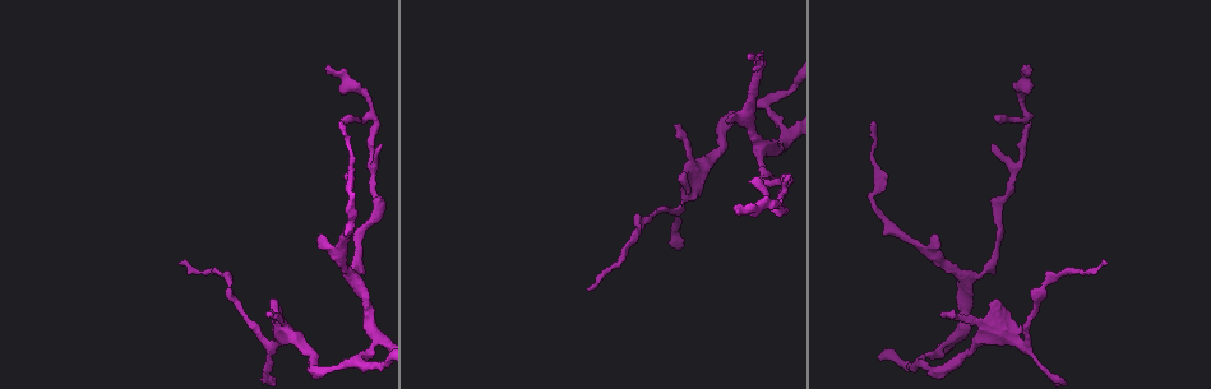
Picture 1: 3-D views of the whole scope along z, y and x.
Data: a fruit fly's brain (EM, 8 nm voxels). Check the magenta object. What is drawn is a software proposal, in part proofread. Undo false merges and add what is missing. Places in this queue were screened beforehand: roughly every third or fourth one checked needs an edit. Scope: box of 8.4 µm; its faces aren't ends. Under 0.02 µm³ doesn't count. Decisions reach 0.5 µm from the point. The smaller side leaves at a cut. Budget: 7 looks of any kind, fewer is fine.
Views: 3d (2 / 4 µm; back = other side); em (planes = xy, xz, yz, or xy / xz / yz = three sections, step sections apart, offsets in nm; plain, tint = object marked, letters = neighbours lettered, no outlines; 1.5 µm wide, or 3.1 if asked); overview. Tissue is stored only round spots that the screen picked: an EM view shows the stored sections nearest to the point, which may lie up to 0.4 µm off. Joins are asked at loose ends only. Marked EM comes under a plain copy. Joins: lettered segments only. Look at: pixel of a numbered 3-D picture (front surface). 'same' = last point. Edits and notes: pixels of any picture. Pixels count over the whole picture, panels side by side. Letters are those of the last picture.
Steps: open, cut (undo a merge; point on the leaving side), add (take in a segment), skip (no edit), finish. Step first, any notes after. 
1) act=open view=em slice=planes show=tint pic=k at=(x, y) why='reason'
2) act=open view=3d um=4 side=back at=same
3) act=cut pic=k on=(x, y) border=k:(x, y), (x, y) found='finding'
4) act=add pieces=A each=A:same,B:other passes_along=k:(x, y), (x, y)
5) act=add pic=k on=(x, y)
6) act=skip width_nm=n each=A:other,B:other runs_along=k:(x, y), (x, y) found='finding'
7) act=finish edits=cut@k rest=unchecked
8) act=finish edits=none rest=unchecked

act=open view=em slice=yz step=8 show=letters pic=1 at=(322, 236) why='an open end'

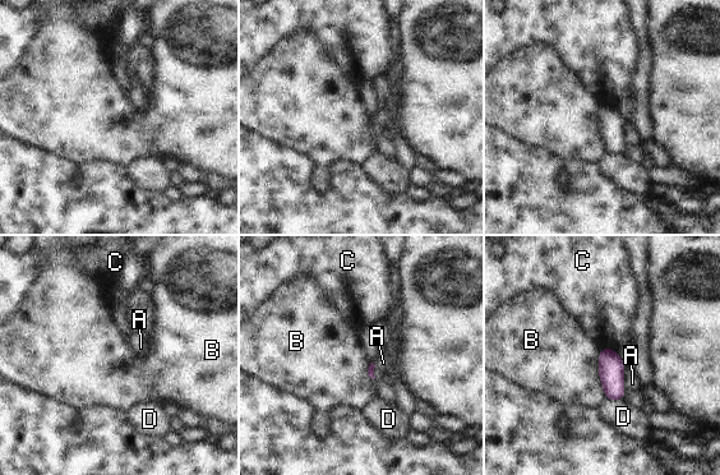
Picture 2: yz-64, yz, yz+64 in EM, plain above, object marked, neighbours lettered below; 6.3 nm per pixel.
act=skip each=A:other,B:other,C:other,D:other border=2:(601, 349), (612, 349), (617, 353) found='no lettered segment goes on from it'

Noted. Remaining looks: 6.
act=open view=3d um=4 pic=1 at=(588, 289) why='thin end'

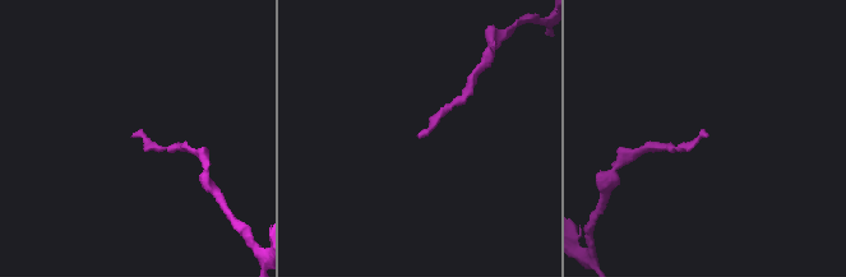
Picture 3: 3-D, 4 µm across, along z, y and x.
act=open view=em slice=planes show=letters pic=3 at=(708, 134) why='need the tissue'

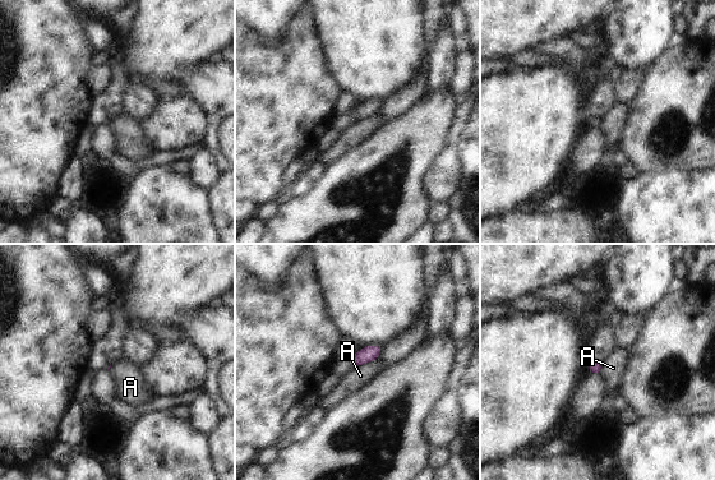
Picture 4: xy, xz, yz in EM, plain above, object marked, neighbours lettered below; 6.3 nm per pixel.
act=skip each=A:other border=4:(376, 359), (359, 364), (355, 368) found='no lettered segment goes on from it'

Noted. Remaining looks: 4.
act=open view=3d um=4 side=back pic=1 at=(1023, 69) why='thin end'

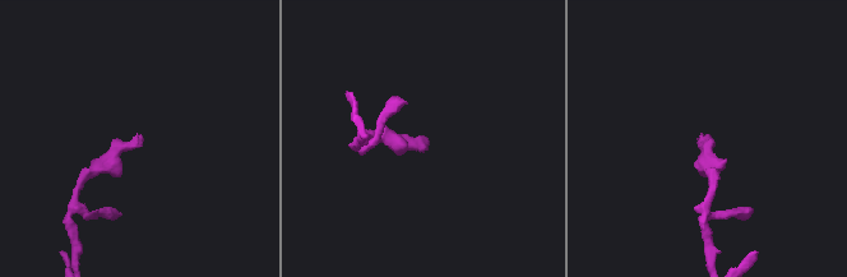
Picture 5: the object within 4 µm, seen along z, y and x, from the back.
act=open view=em slice=xy step=8 show=letters pic=5 at=(425, 138)

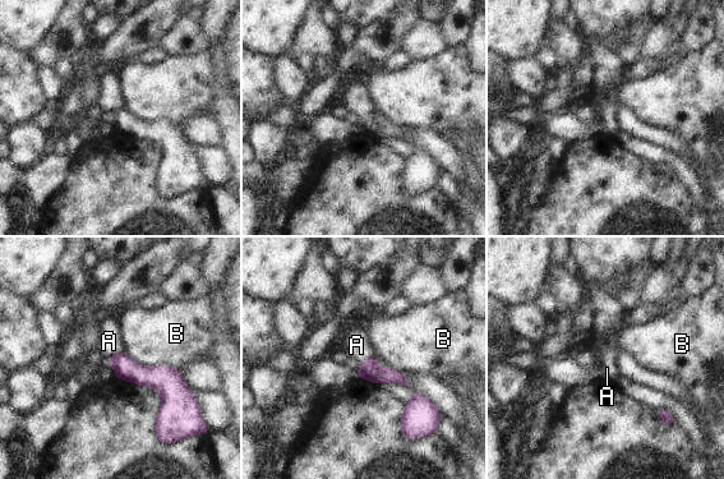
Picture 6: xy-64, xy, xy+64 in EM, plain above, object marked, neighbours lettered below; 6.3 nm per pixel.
act=open view=em slice=planes show=letters at=same

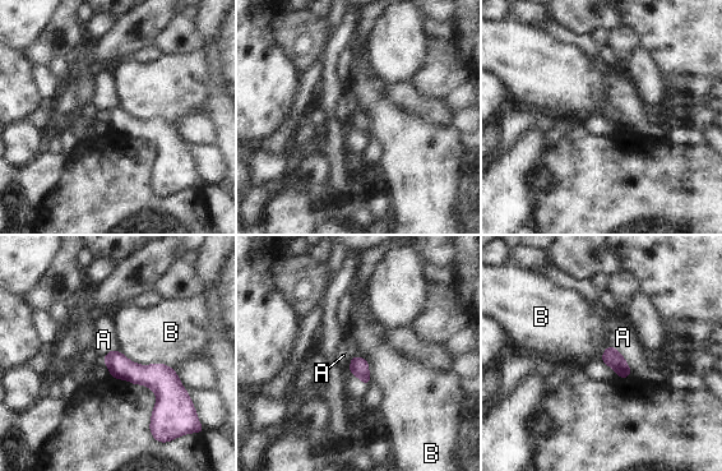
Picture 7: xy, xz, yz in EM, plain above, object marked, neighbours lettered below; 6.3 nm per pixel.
act=skip each=A:other,B:other found='no lettered segment goes on from it'

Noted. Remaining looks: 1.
act=finish edits=none rest=unchecked

